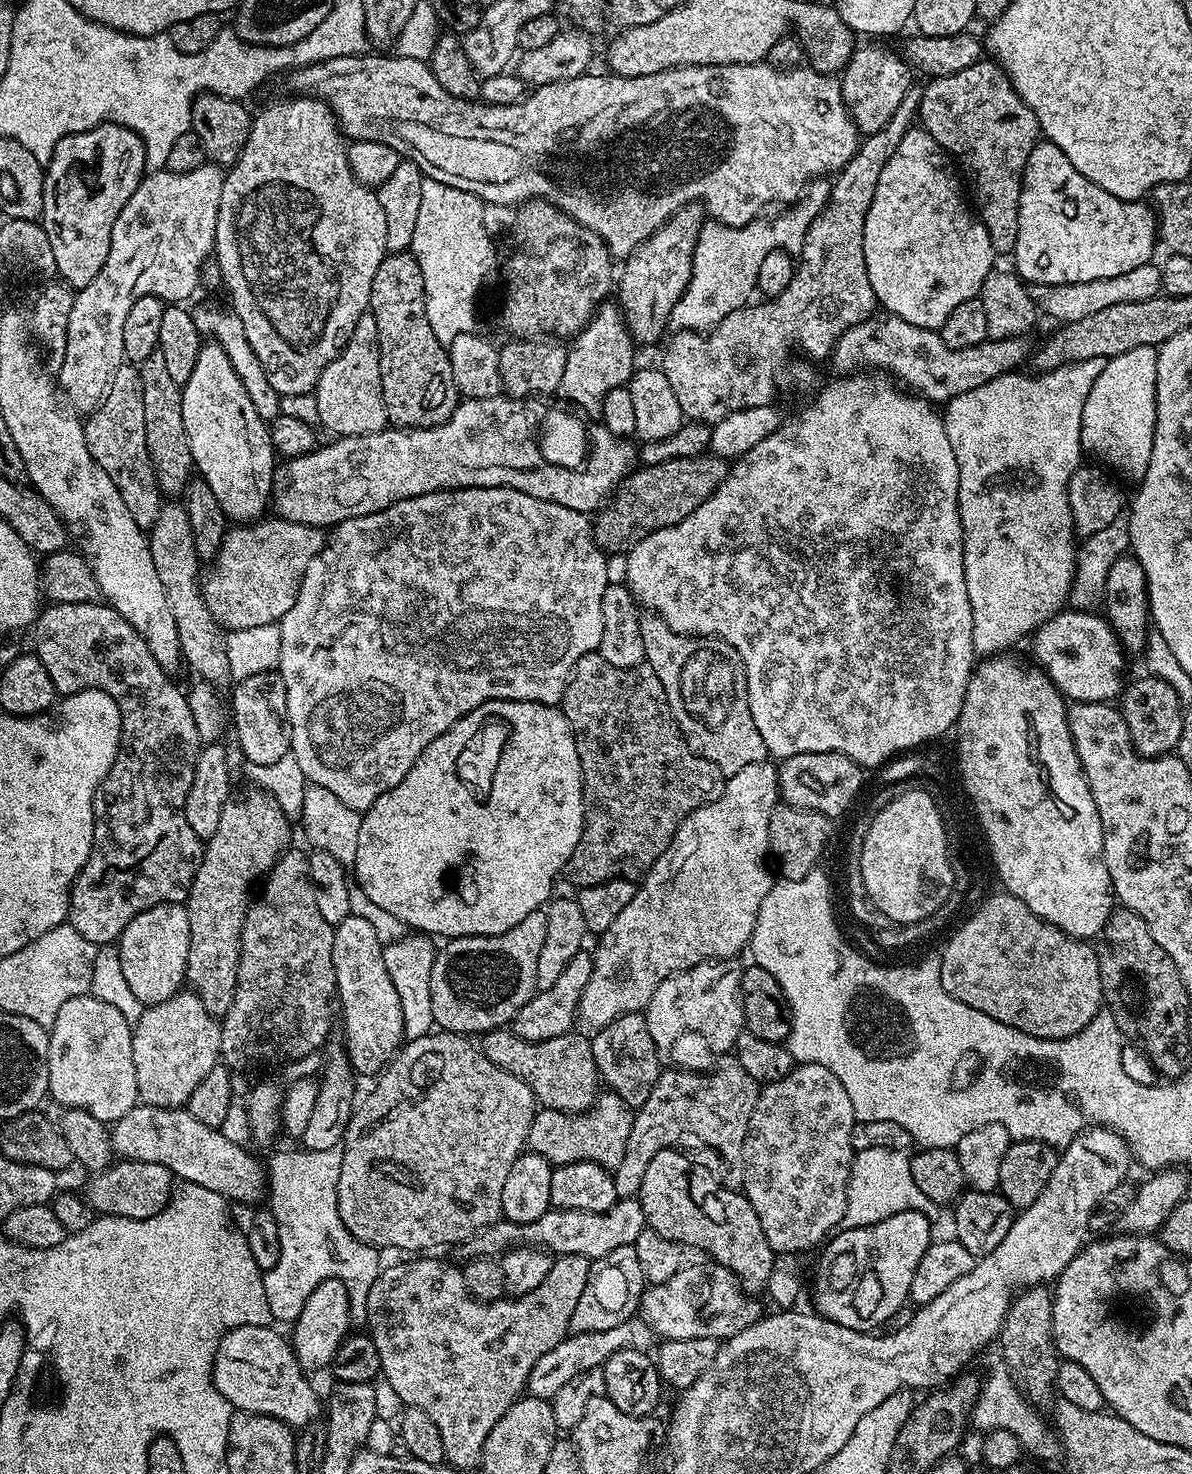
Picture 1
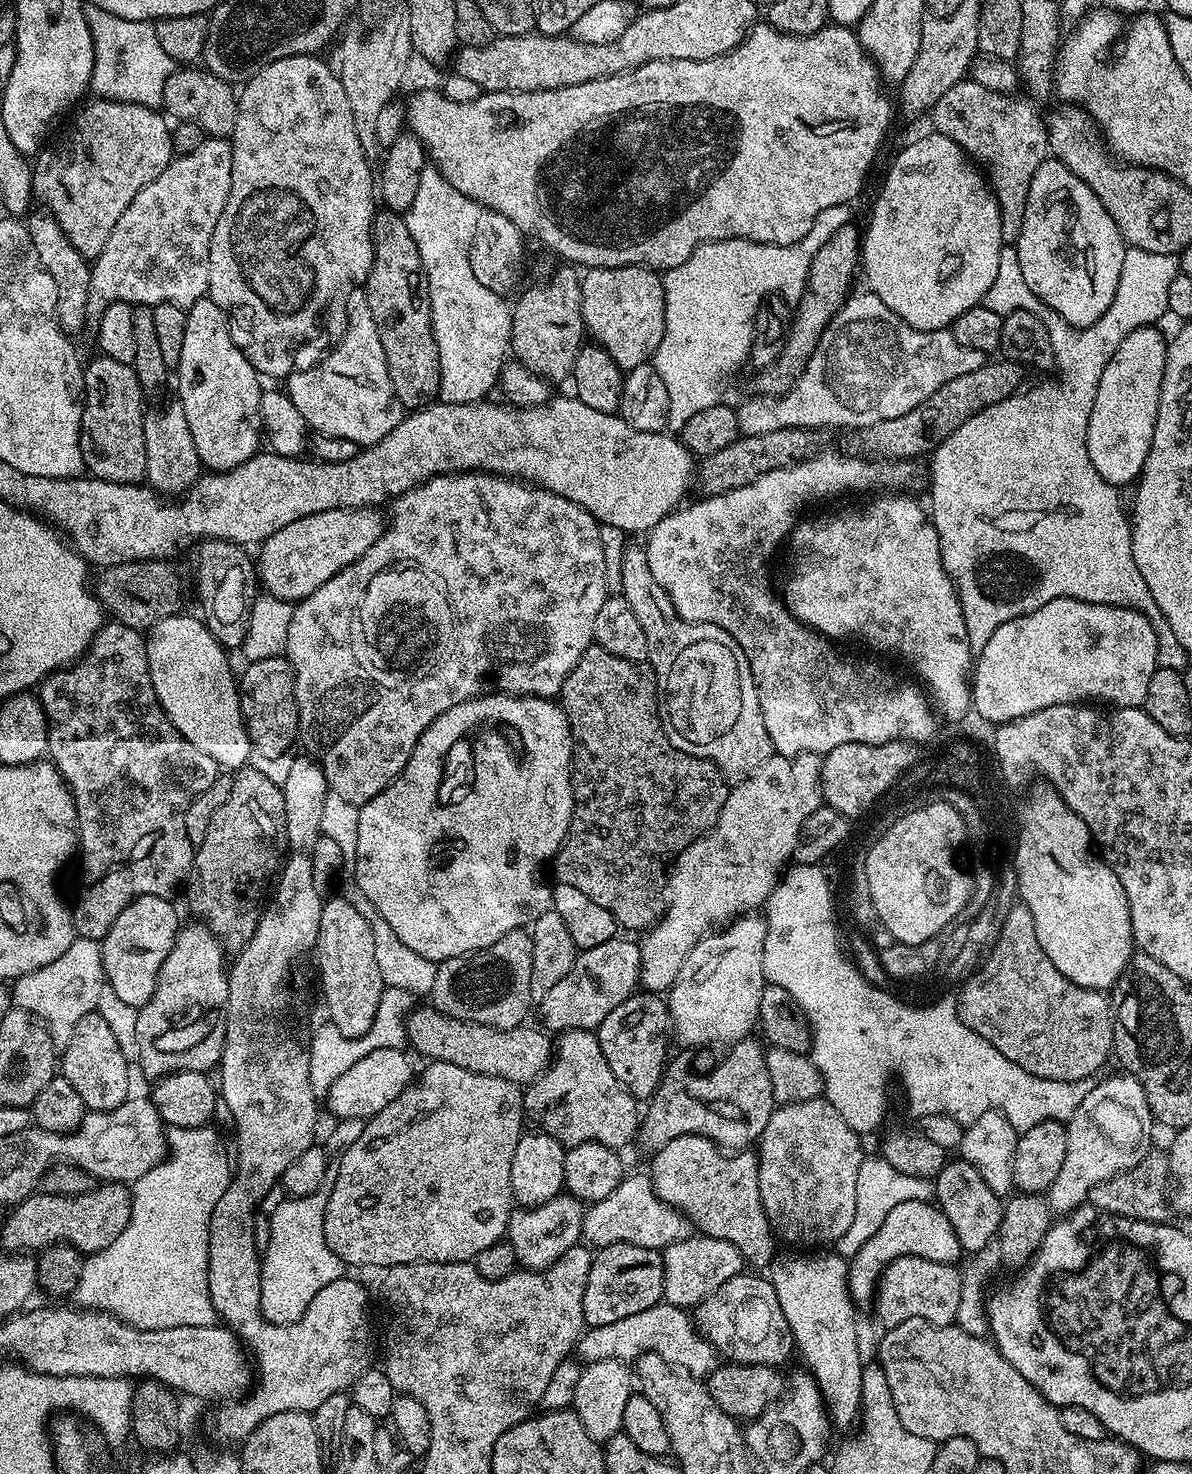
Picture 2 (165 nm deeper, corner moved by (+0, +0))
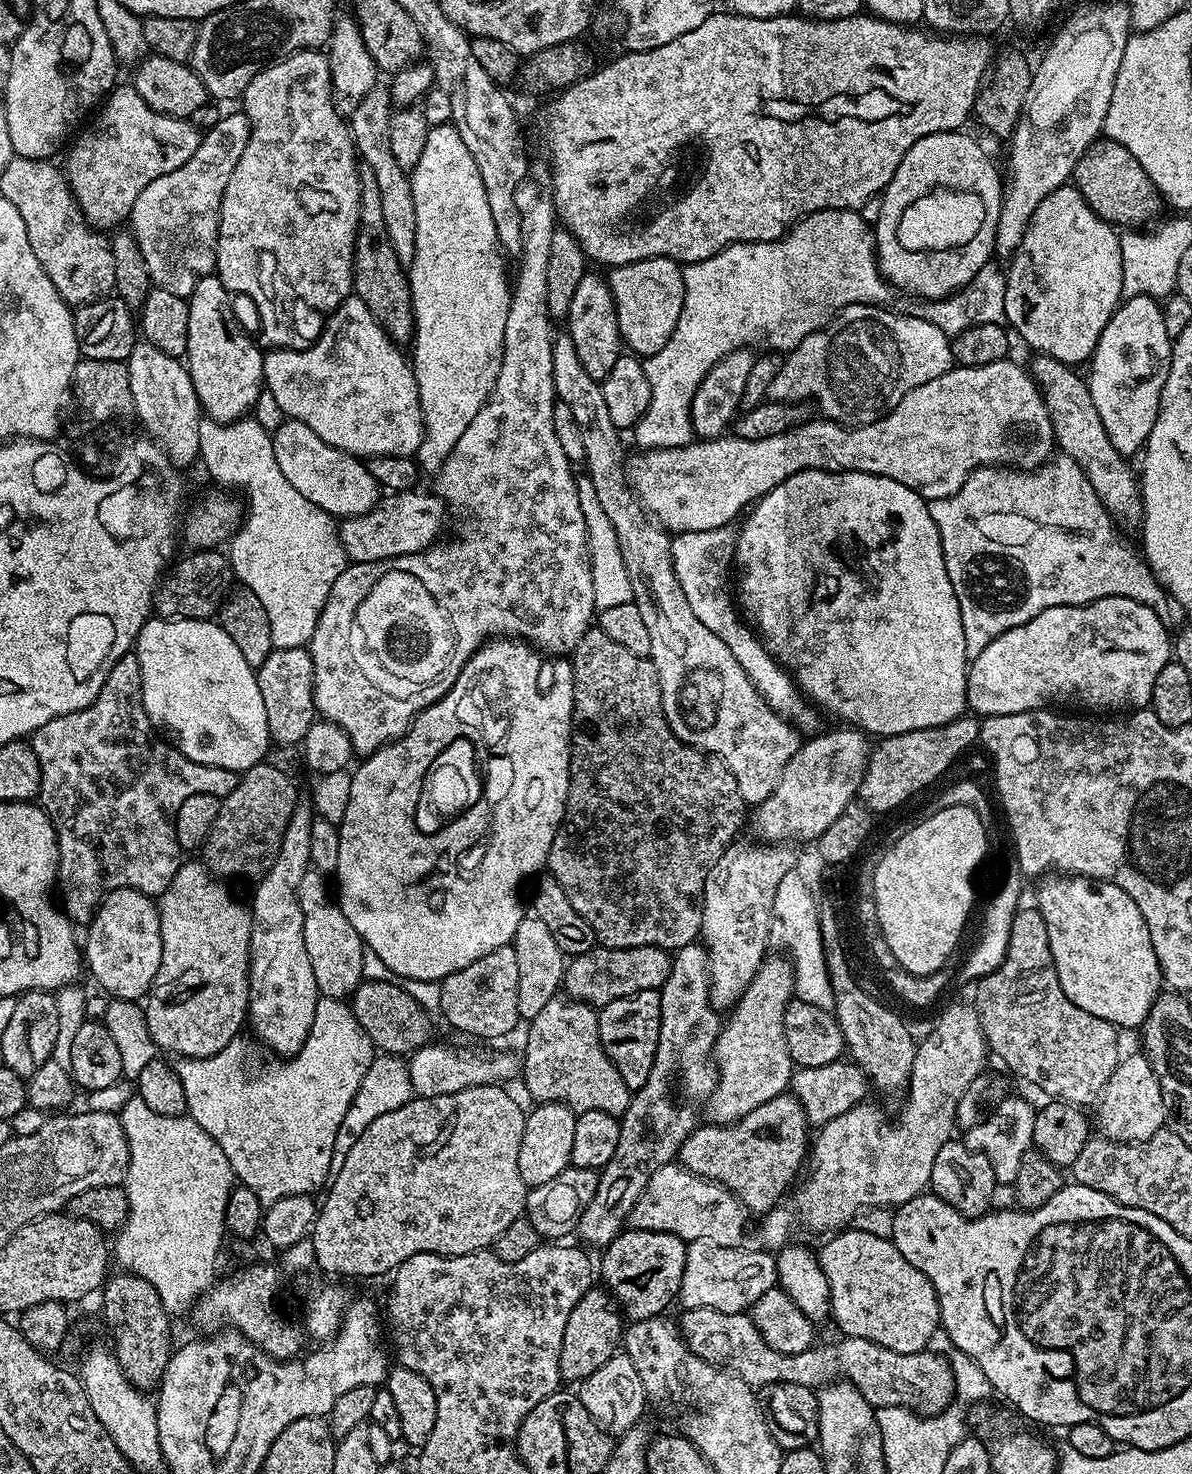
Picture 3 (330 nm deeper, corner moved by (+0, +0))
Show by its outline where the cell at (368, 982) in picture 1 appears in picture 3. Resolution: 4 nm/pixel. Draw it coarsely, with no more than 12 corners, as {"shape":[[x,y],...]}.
{"shape":[[321,873],[300,883],[321,996],[351,997],[366,947]]}

